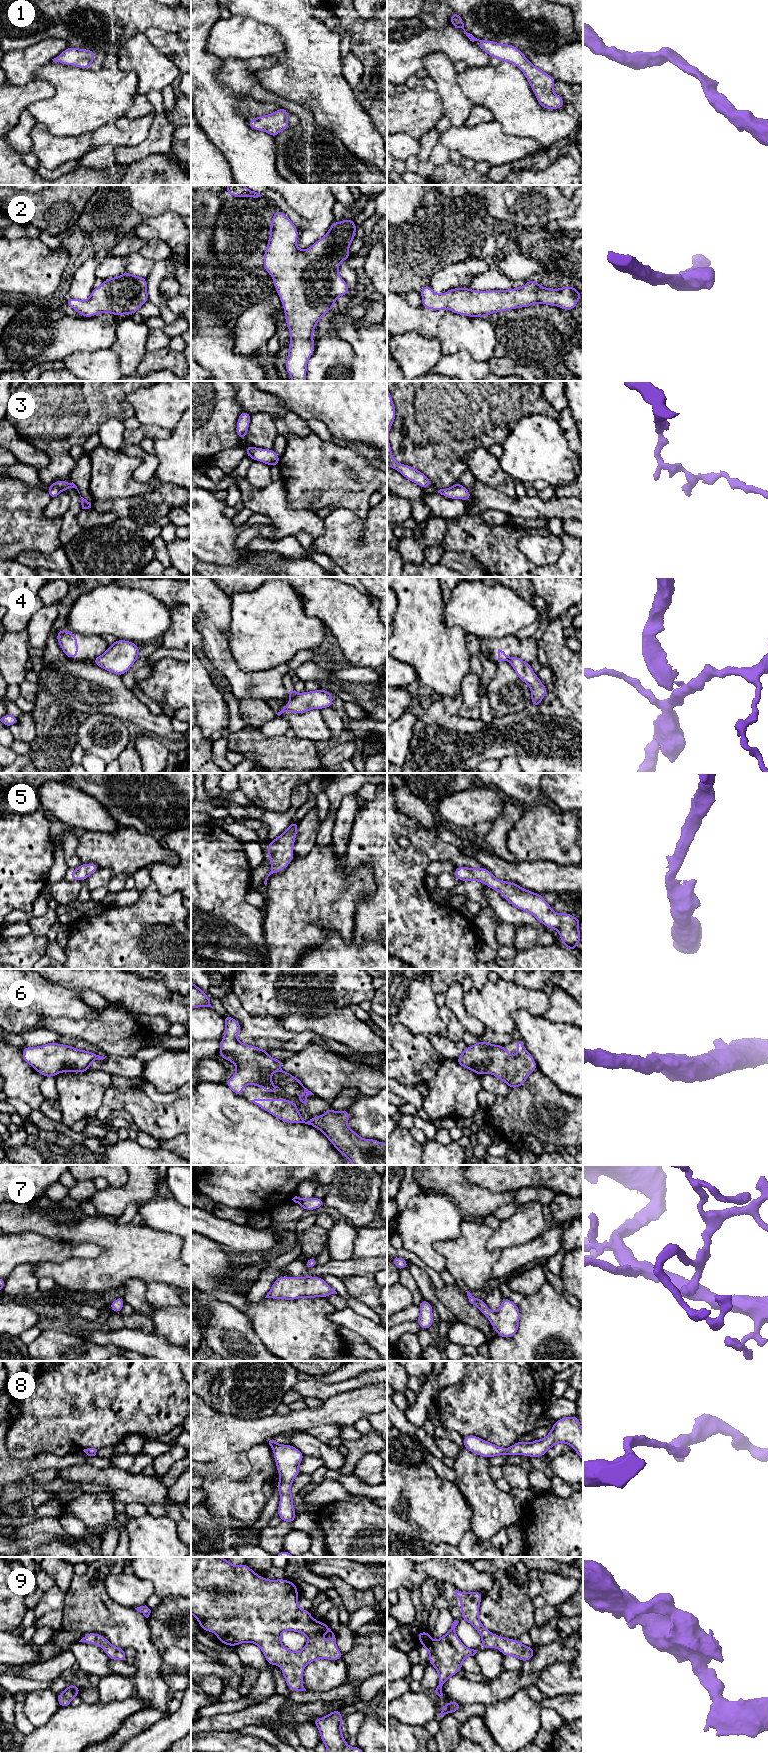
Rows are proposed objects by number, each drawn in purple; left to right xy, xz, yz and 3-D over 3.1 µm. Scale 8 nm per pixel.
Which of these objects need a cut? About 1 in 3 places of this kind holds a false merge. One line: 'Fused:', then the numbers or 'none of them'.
Fused: 3, 4

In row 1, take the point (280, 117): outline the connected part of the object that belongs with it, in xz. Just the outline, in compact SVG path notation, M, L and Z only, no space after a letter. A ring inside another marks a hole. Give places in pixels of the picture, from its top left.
M282 107L271 114L248 120L248 125L254 130L270 134L275 139L281 130L286 130L290 126L288 110Z

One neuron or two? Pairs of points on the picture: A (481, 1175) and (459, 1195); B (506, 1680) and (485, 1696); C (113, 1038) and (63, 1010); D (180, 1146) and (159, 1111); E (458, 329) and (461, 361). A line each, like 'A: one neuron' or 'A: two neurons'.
A: two neurons
B: one neuron
C: two neurons
D: two neurons
E: two neurons

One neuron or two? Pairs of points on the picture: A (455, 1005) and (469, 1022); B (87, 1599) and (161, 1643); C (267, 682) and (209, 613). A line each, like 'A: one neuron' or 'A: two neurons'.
A: one neuron
B: two neurons
C: one neuron

